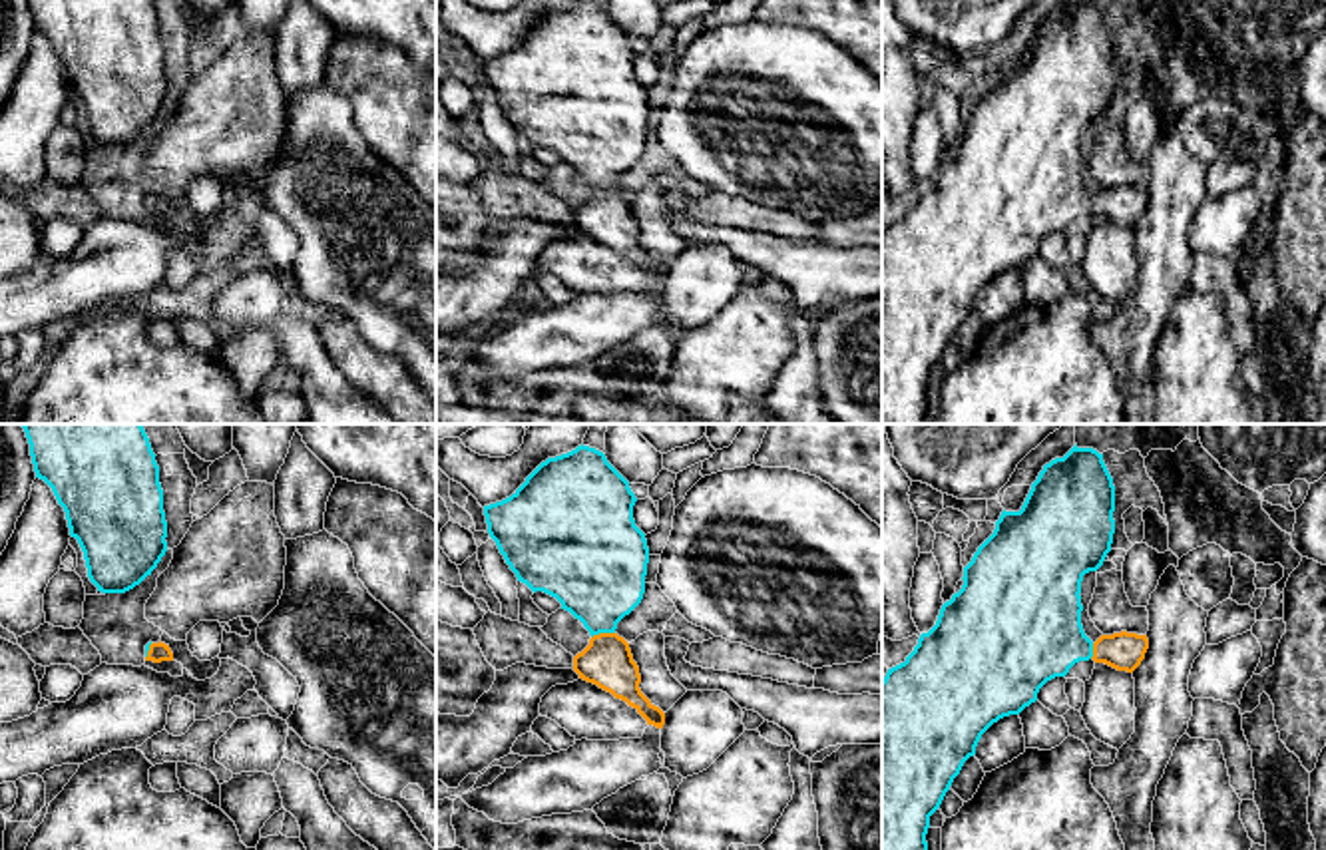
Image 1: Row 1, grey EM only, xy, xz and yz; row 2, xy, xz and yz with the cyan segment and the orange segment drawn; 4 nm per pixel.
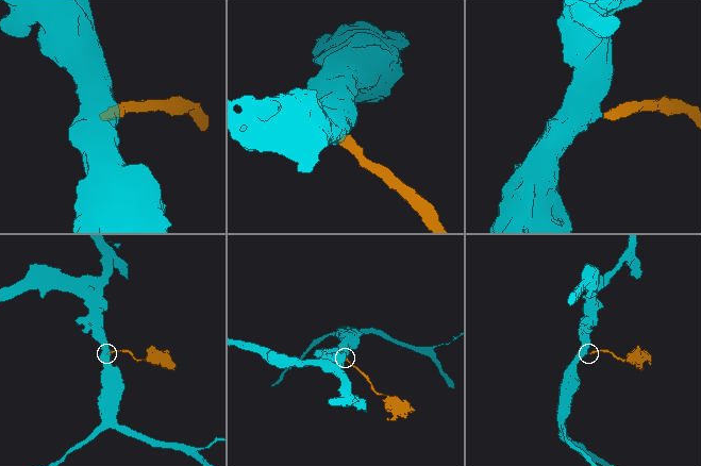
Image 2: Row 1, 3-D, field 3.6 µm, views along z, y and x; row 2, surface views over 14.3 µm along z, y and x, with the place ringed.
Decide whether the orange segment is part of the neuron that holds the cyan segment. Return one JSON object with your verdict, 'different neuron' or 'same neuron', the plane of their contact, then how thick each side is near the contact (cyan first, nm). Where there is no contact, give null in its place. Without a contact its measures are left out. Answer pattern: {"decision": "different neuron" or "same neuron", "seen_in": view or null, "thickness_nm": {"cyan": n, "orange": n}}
{"decision": "same neuron", "seen_in": "xz", "thickness_nm": {"cyan": 400, "orange": 200}}

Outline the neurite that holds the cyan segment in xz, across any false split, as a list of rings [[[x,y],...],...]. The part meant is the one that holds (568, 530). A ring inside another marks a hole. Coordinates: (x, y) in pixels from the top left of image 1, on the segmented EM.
[[[581,444],[542,462],[510,498],[484,506],[484,516],[490,537],[518,581],[534,593],[555,597],[589,631],[589,645],[573,657],[579,679],[625,701],[647,725],[663,729],[665,713],[641,693],[629,643],[615,633],[645,593],[649,547],[633,520],[635,502],[629,482],[605,454]]]

